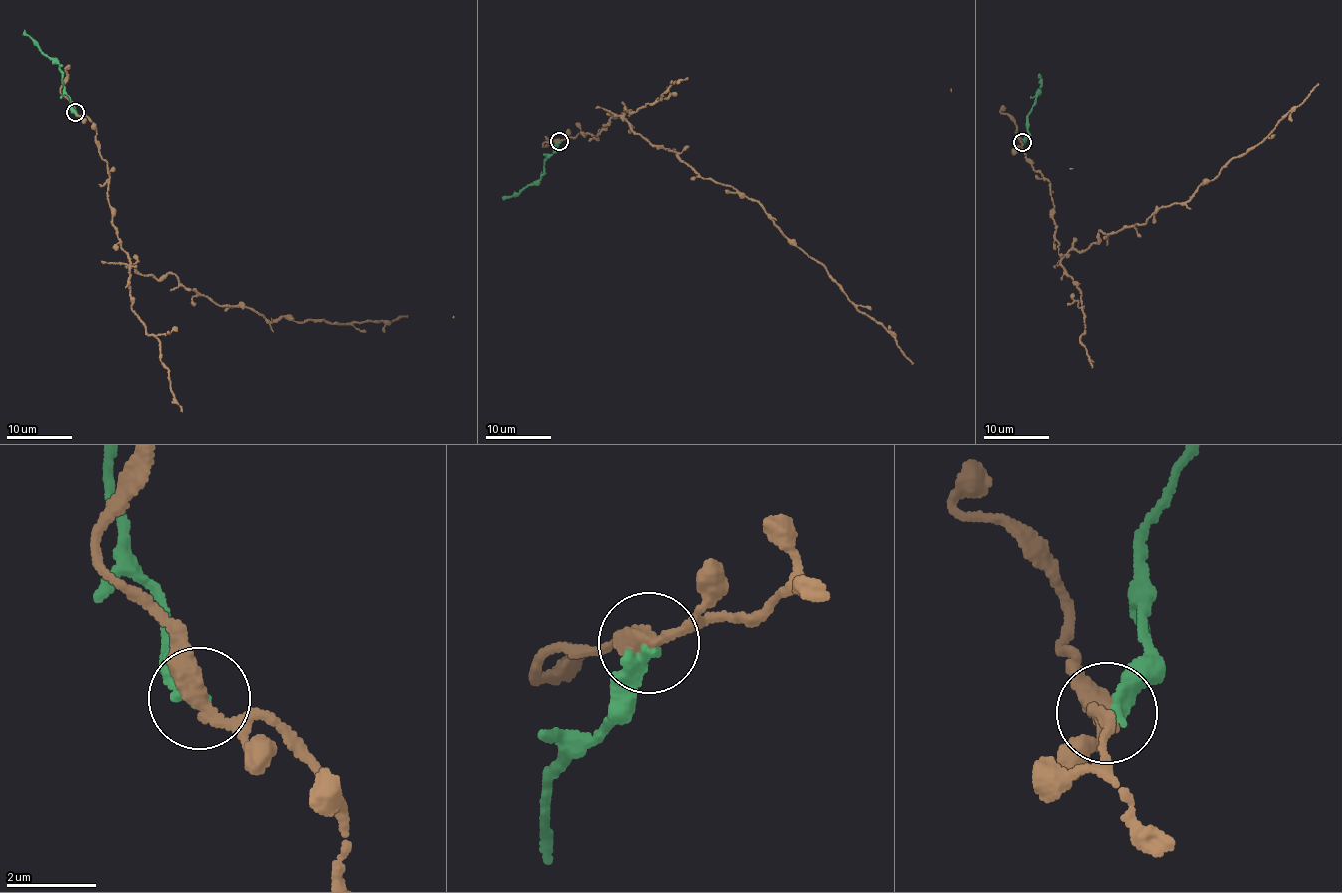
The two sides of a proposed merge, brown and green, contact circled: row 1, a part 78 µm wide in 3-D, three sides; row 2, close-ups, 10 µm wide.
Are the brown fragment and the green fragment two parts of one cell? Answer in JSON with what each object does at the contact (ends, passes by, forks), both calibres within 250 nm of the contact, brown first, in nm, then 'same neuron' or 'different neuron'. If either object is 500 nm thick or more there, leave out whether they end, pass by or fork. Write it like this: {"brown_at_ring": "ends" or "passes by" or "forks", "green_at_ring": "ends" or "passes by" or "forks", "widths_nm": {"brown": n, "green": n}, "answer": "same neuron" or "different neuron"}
{"brown_at_ring": "passes by", "green_at_ring": "ends", "widths_nm": {"brown": 400, "green": 300}, "answer": "different neuron"}

